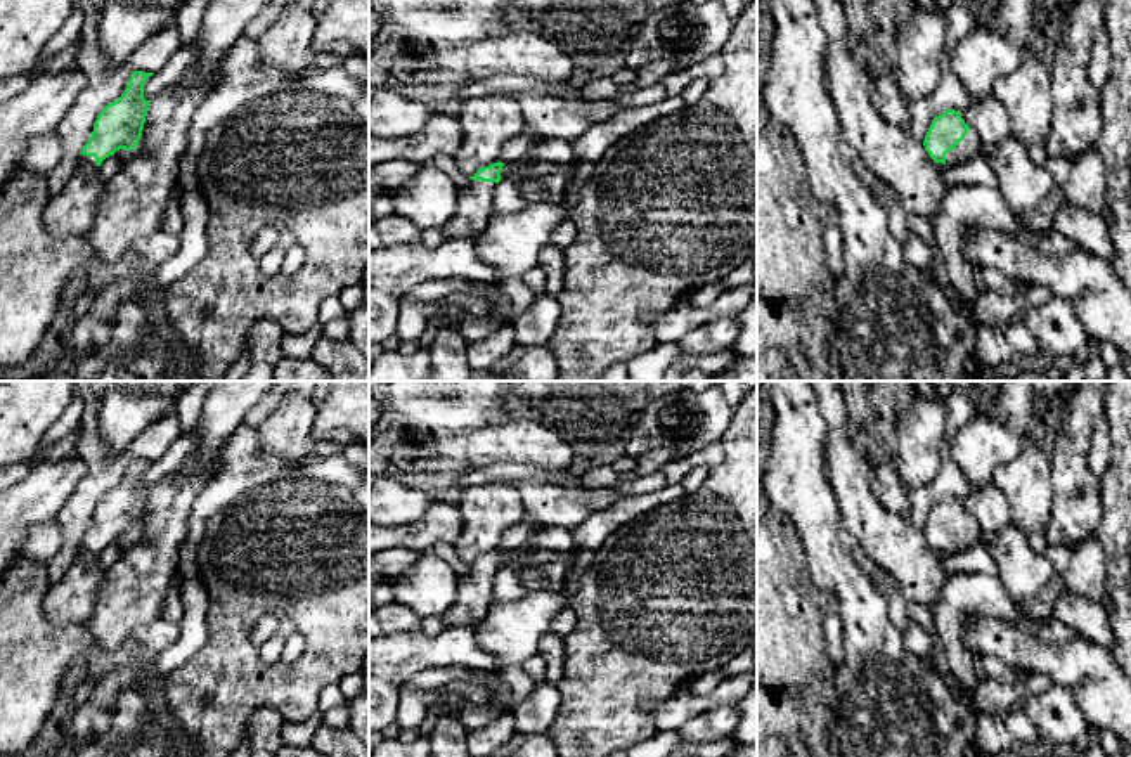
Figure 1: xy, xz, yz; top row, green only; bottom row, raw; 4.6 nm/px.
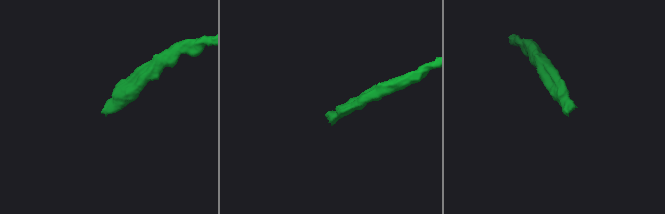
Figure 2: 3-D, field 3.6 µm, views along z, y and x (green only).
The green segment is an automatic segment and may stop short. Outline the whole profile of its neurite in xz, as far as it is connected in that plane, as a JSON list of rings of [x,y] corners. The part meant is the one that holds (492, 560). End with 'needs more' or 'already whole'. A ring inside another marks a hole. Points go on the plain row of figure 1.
[[[497,549],[480,556],[459,579],[457,601],[442,617],[443,627],[478,625],[492,605],[495,573],[501,570],[504,551]]]; needs more

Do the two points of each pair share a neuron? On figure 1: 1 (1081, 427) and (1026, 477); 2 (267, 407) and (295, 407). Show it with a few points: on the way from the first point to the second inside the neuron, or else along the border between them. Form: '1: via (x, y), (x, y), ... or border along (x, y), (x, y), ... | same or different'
1: border along (1046, 452), (1055, 496) | different
2: border along (283, 399), (257, 427) | different

